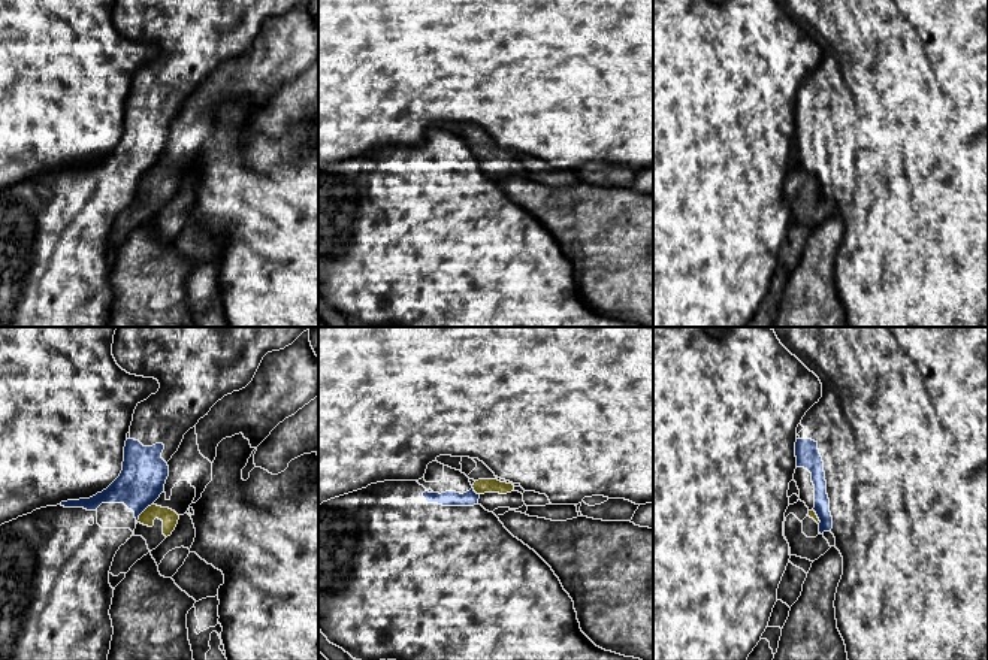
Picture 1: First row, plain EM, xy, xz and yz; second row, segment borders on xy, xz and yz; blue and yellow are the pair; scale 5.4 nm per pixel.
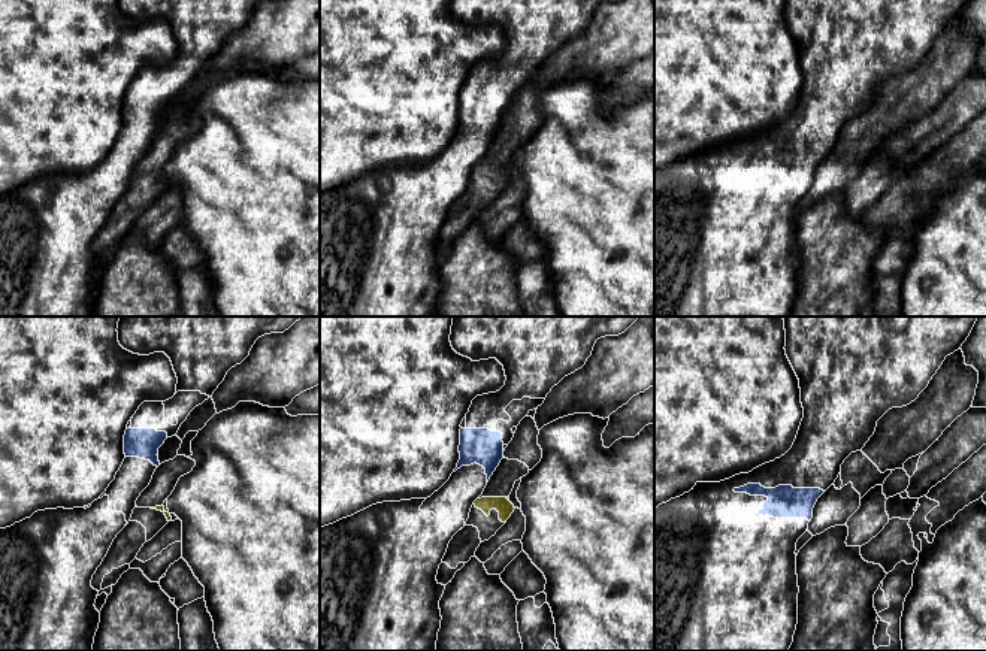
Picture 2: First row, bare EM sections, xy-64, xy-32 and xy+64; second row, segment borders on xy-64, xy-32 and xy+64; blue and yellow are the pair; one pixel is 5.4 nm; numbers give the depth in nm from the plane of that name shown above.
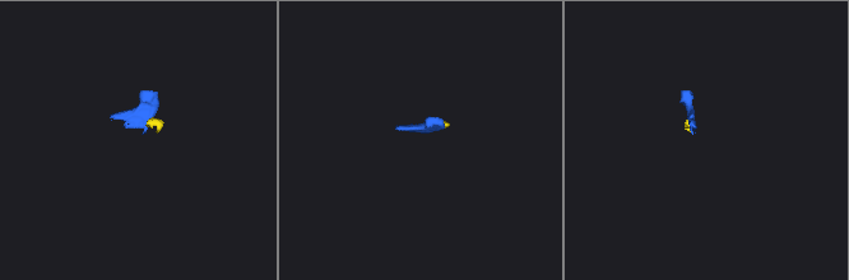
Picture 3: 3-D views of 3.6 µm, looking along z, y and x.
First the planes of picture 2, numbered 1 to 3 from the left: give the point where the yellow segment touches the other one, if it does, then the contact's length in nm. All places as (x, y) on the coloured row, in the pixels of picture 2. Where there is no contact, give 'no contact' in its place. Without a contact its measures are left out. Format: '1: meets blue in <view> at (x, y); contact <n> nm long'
1: no contact
2: no contact
3: no contact

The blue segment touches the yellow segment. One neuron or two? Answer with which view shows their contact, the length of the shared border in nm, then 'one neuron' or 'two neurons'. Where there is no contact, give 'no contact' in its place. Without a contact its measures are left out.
contact in xy; length 140 nm; two neurons

